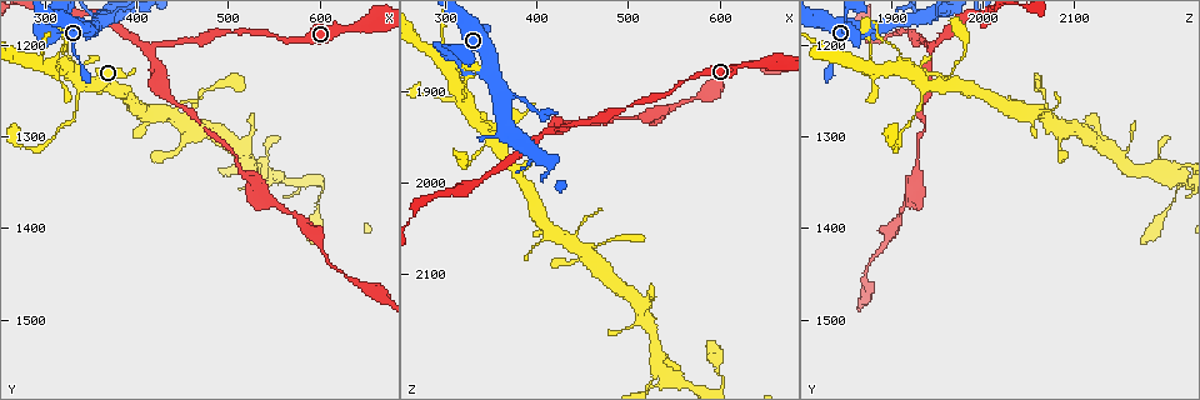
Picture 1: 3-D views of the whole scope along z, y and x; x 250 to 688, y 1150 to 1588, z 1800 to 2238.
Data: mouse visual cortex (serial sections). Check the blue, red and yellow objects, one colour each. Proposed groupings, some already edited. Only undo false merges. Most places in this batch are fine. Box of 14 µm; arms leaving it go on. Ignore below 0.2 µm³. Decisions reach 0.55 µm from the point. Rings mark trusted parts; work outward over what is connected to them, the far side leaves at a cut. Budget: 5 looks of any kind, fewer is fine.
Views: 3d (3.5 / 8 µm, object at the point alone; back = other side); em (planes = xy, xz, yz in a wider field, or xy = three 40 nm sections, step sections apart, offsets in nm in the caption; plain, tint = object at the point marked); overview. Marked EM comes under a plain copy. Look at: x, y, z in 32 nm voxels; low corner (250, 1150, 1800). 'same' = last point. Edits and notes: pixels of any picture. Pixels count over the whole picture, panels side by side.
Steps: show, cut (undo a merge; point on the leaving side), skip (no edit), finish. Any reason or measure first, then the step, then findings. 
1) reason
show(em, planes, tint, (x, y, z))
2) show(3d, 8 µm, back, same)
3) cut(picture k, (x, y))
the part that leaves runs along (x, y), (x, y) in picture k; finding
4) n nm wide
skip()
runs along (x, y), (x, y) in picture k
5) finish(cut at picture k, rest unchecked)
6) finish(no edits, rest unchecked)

arms part here
show(3d, 3.5 µm, (415, 1200, 1940))

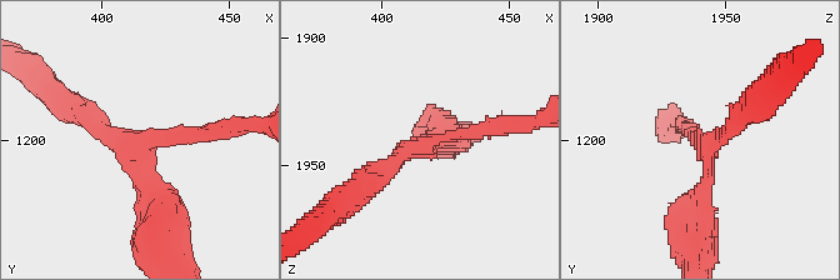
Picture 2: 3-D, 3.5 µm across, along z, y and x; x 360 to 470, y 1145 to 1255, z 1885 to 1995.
3 arms; arms of 200, 250, 300 nm; shape alone is not enough
show(em, xy, step 1, tint, (417, 1203, 1943))

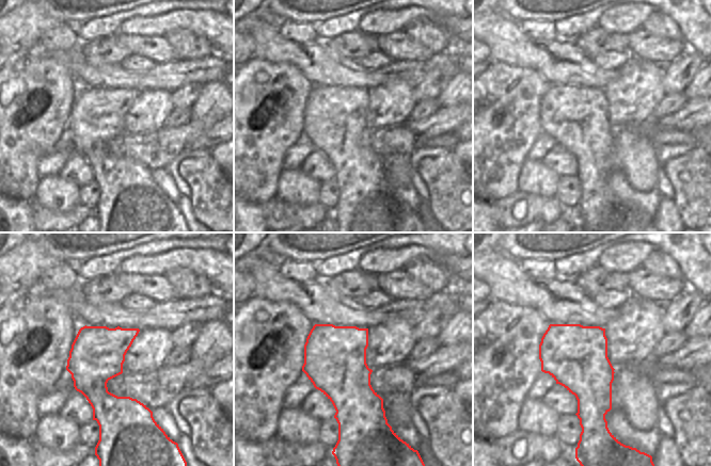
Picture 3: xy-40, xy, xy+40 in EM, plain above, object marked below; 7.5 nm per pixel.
skip()
runs along (218, 129), (138, 151), (160, 225) in picture 2; continuous, no second cell

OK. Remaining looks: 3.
sharp bend
show(3d, 3.5 µm, (300, 1185, 1855))

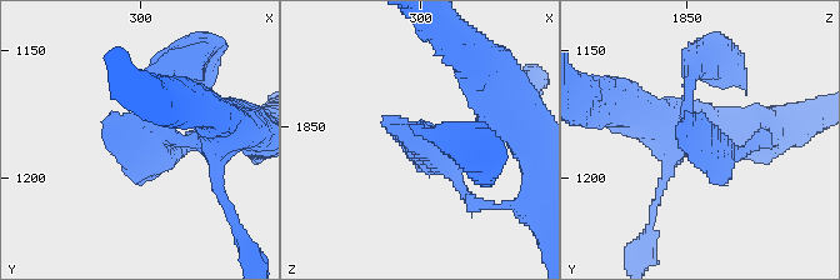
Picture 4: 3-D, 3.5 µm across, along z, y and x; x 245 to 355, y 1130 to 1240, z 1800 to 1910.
show(em, xy, step 3, tint, (299, 1181, 1854))

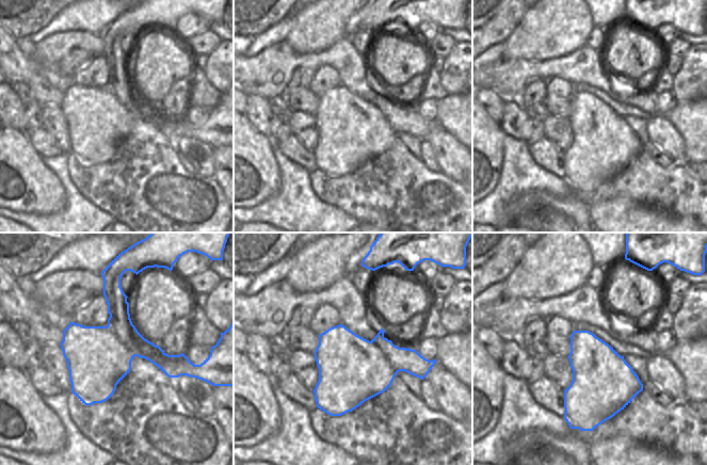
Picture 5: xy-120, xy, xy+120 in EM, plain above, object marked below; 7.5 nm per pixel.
skip()
runs along (216, 140), (163, 64) in picture 4; continuous, no second cell

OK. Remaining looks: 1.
finish(no edits, rest unchecked)

